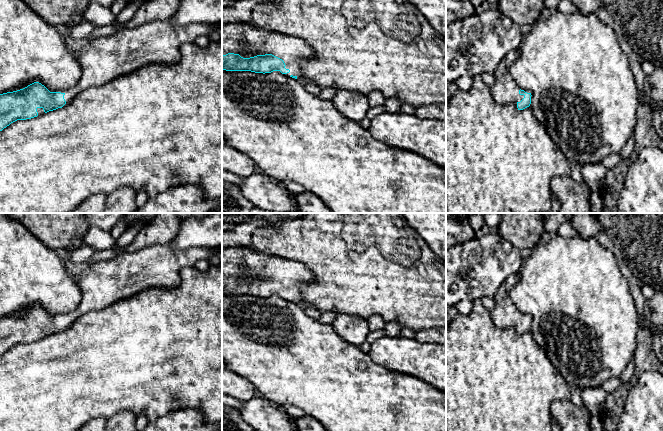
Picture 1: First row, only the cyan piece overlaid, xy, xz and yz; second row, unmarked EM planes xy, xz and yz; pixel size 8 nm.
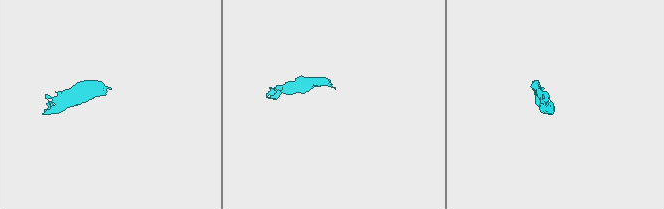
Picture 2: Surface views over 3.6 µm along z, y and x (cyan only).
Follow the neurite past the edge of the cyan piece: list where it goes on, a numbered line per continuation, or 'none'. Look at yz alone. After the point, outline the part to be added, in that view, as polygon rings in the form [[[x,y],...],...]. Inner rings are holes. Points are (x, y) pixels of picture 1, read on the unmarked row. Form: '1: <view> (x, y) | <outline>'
1: yz (504, 315) | [[[520,273],[512,274],[507,277],[505,282],[498,289],[495,298],[495,307],[490,312],[492,321],[500,329],[512,327],[517,331],[517,327],[520,326],[524,319],[519,318],[521,312],[516,310],[516,307],[510,299],[509,292],[514,285],[520,279]],[[521,313],[524,314],[524,313]],[[524,314],[527,317],[531,317],[529,314]]]

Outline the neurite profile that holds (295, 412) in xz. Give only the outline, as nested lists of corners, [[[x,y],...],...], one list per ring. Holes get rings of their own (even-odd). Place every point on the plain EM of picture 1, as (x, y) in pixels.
[[[284,405],[281,408],[285,411],[286,414],[291,416],[295,420],[306,415],[306,412],[303,409],[294,405]]]

